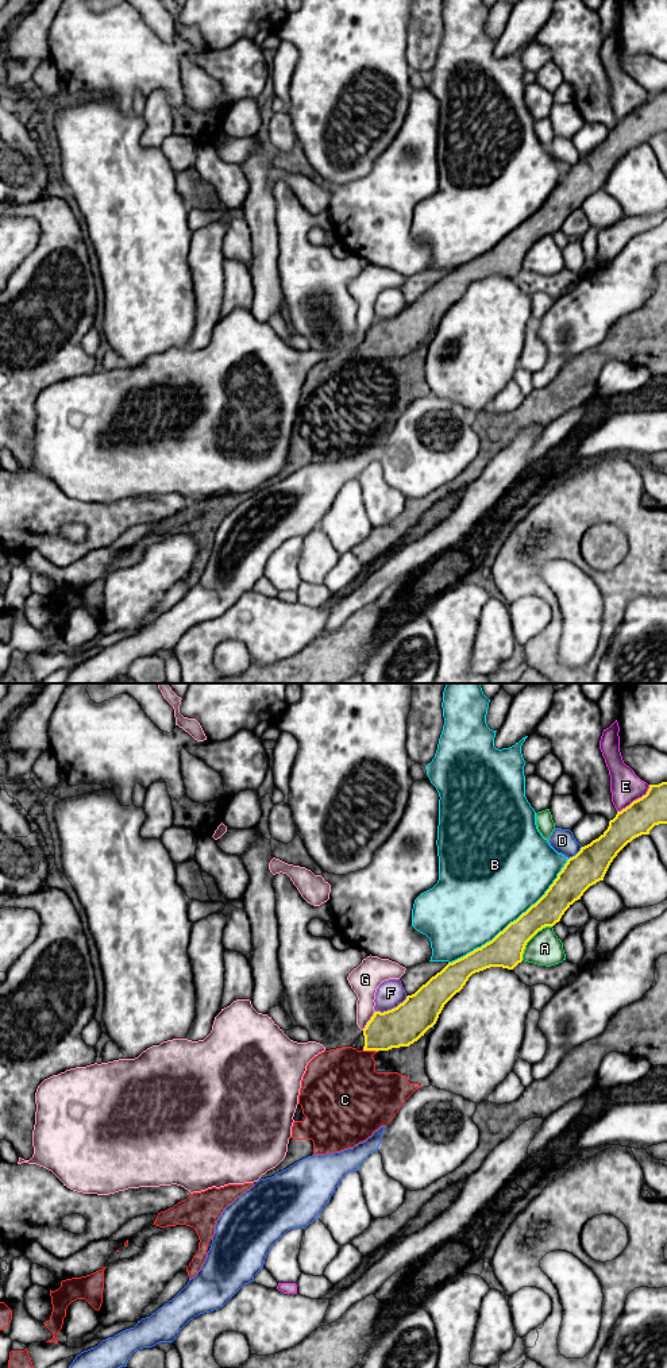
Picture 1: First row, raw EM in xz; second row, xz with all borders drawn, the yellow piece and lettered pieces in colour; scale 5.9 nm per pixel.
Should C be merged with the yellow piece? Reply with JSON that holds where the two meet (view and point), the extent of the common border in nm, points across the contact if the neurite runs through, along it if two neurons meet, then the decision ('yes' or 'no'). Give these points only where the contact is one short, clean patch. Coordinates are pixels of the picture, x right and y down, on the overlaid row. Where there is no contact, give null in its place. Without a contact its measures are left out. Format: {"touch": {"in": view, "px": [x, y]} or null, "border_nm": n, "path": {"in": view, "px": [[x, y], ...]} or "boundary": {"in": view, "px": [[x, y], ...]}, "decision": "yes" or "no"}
{"touch": {"in": "xz", "px": [370, 1049]}, "border_nm": 100, "decision": "yes"}

